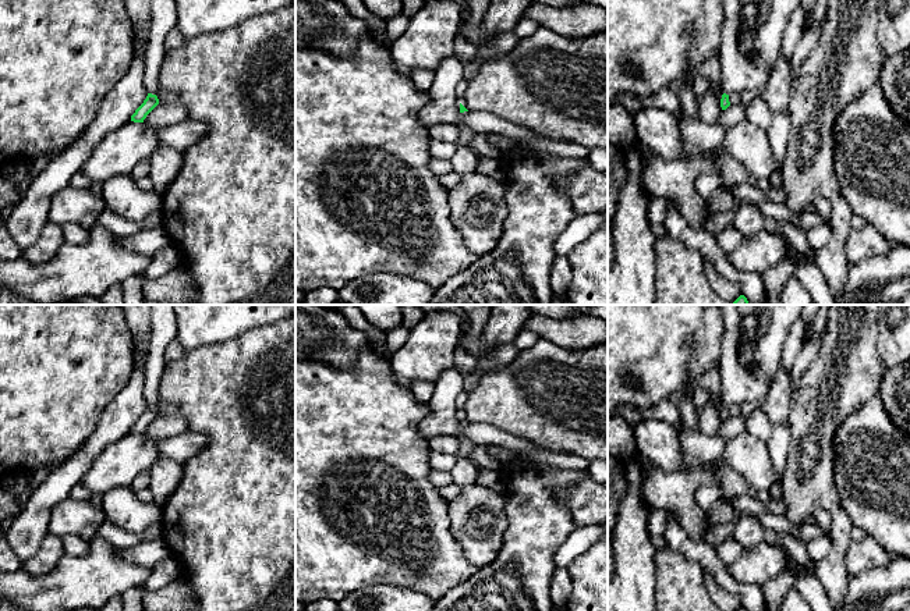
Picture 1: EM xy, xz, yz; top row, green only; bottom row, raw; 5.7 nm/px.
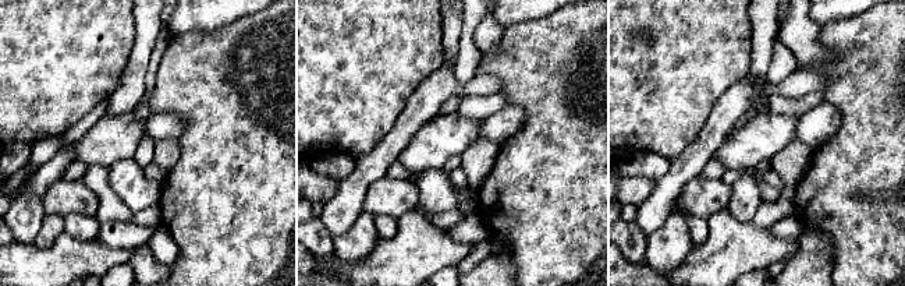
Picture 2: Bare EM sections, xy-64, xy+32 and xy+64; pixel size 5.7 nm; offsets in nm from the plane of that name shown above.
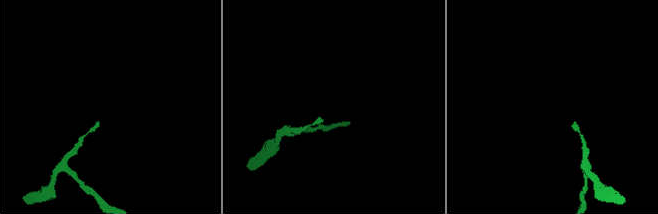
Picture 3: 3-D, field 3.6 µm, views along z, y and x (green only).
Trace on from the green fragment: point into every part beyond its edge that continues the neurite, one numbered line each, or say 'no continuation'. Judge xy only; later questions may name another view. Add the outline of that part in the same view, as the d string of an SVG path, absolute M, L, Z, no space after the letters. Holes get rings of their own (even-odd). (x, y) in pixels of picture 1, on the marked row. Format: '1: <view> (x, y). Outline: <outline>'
1: xy (163, 11). Outline: M151 0L151 29L145 56L144 86L148 93L156 95L159 74L166 57L164 40L176 28L177 8L174 0Z

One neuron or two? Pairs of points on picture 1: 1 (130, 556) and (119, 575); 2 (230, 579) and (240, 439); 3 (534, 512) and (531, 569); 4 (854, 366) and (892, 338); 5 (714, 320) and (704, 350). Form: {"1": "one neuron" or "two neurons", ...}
{"1": "two neurons", "2": "one neuron", "3": "one neuron", "4": "two neurons", "5": "one neuron"}

